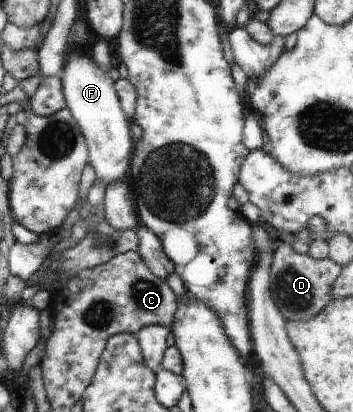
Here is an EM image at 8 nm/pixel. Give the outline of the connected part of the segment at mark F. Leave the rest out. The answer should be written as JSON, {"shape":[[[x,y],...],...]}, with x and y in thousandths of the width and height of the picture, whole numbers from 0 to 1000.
{"shape":[[[258,112],[218,114],[195,126],[170,192],[181,199],[184,238],[193,240],[190,267],[204,272],[207,286],[227,301],[238,335],[249,345],[258,369],[252,398],[263,403],[275,437],[303,454],[360,427],[354,417],[368,405],[365,393],[374,393],[377,345],[365,330],[371,320],[363,279],[351,274],[337,228],[326,228],[320,194],[309,180],[286,175],[252,136],[241,136],[255,126]]]}

